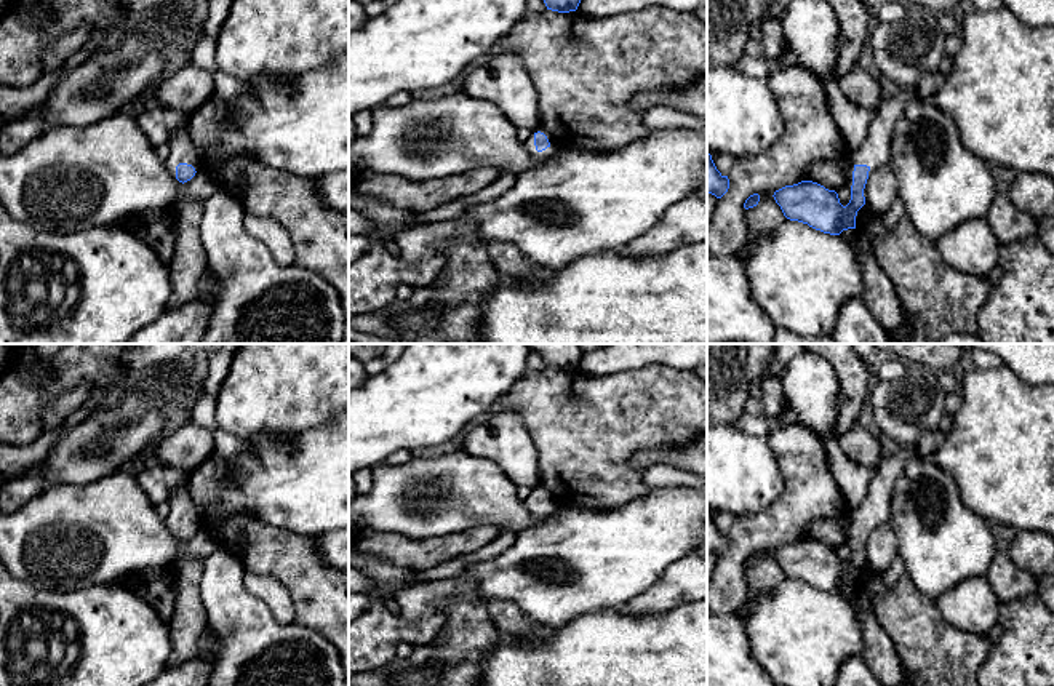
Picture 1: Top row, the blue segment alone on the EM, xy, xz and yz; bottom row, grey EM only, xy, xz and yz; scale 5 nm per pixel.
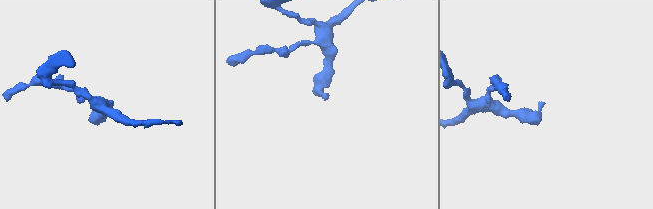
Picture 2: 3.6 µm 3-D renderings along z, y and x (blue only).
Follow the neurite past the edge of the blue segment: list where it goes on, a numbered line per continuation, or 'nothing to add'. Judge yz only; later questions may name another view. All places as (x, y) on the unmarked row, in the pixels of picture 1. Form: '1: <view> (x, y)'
1: yz (874, 510)

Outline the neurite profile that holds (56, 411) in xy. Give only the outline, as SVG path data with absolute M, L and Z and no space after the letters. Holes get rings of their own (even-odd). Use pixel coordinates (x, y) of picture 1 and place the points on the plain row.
M82 382L50 401L43 411L43 433L58 430L66 419L93 395L90 382Z

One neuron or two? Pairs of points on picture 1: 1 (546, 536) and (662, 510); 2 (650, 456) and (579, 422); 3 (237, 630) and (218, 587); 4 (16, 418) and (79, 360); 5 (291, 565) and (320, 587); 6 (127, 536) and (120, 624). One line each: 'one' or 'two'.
1: one
2: two
3: one
4: one
5: one
6: two

